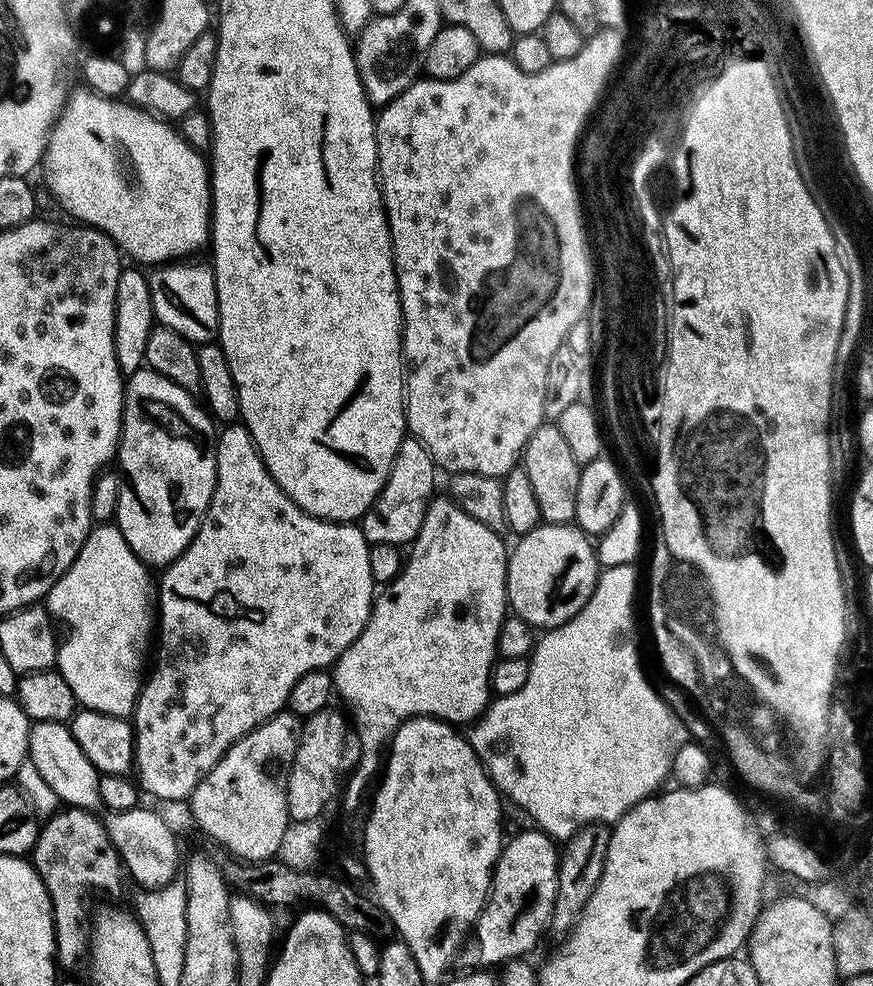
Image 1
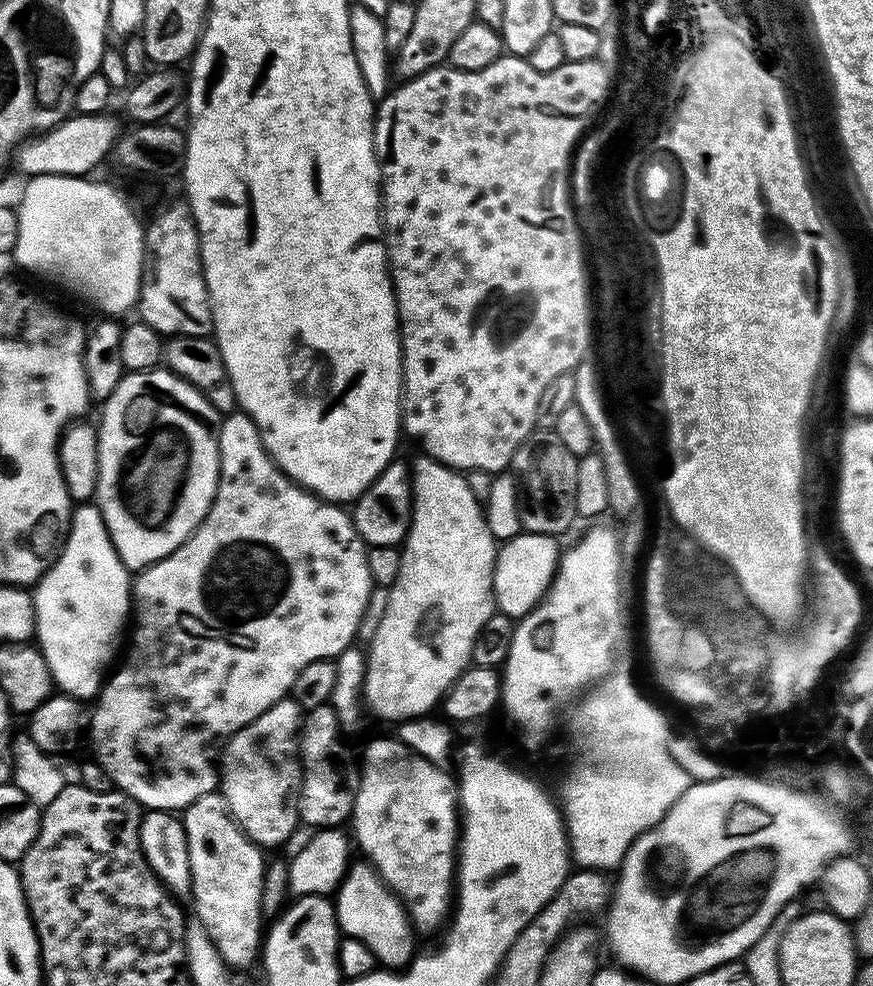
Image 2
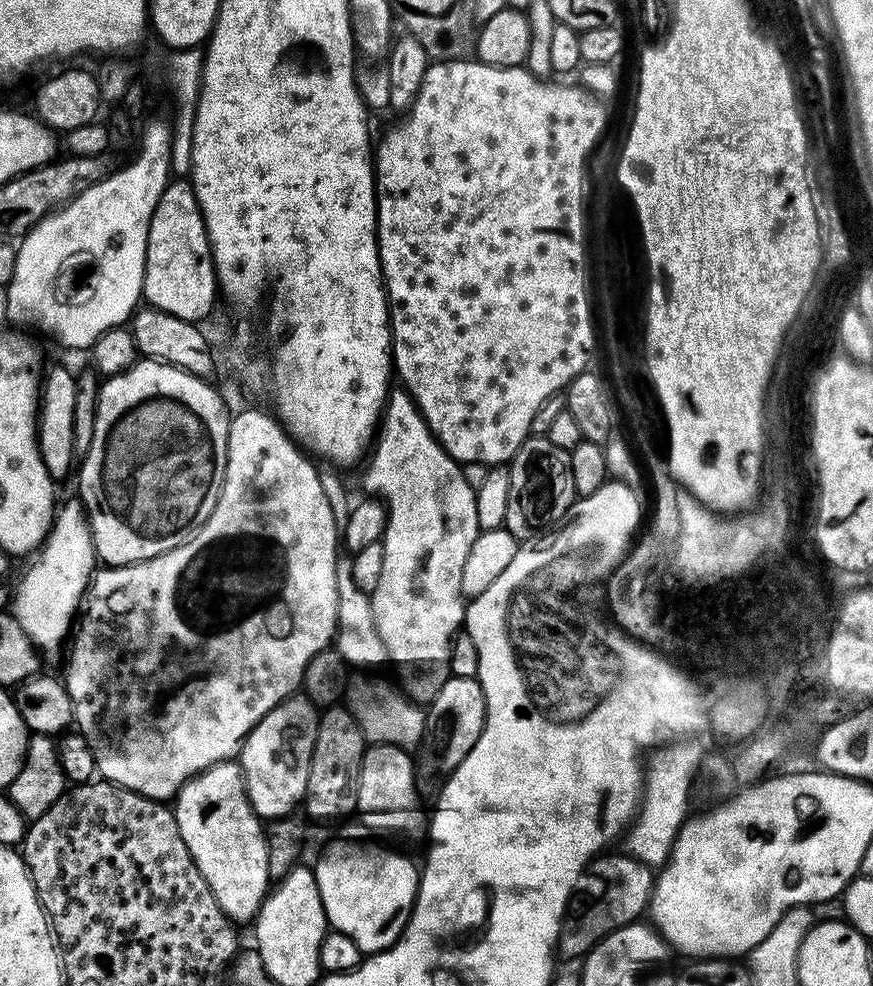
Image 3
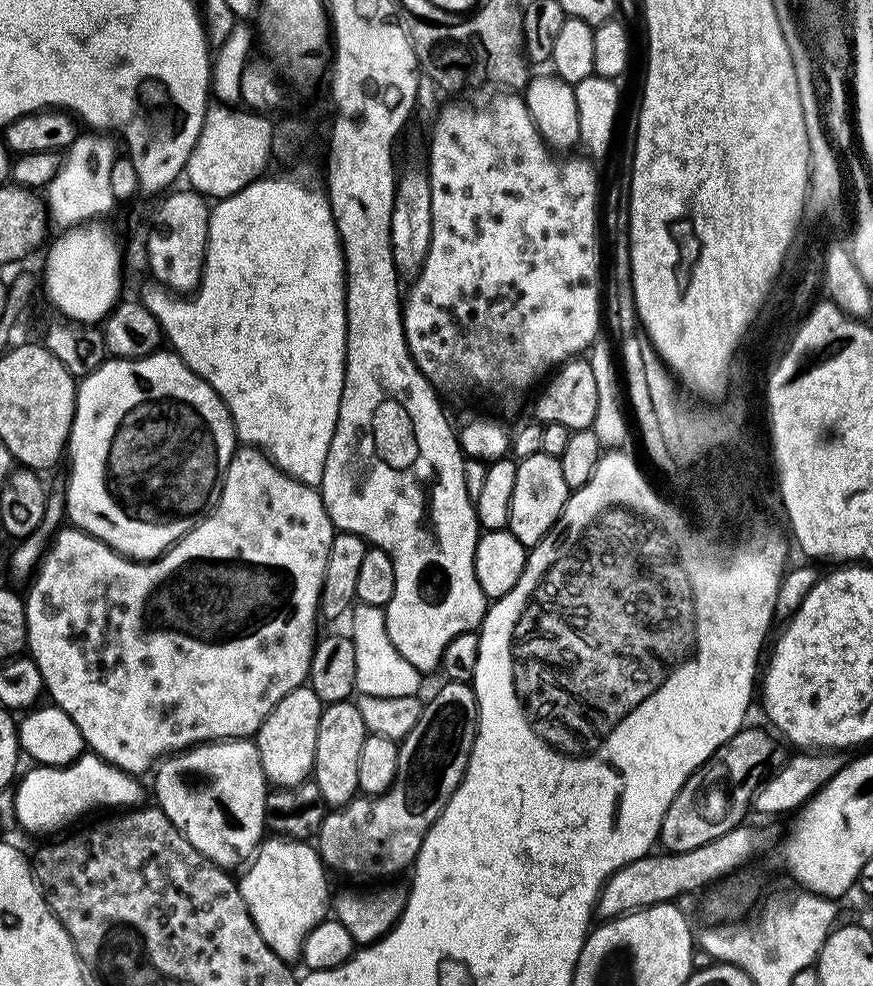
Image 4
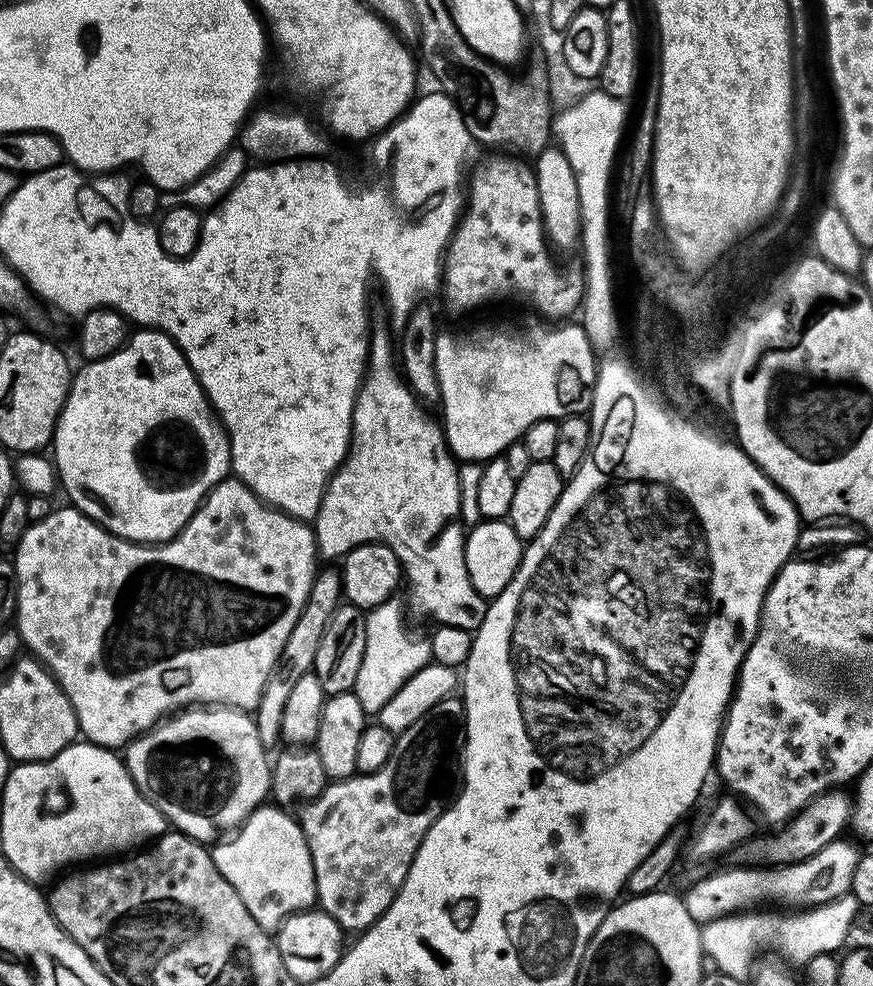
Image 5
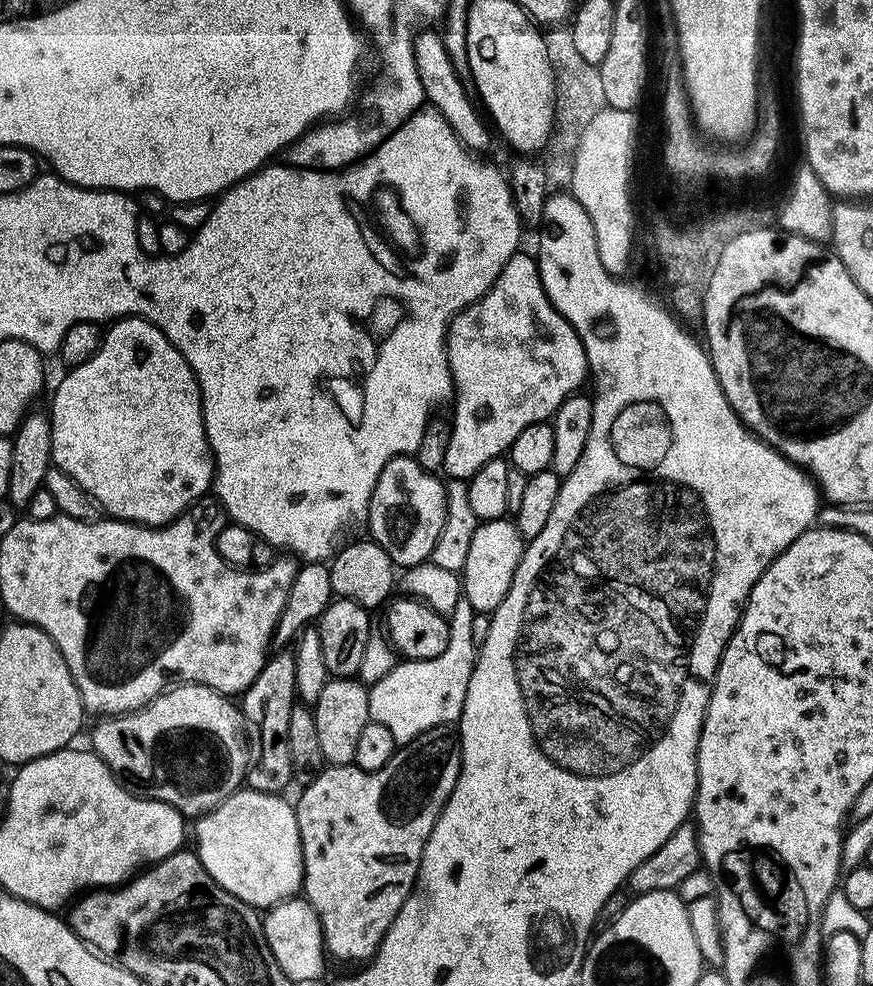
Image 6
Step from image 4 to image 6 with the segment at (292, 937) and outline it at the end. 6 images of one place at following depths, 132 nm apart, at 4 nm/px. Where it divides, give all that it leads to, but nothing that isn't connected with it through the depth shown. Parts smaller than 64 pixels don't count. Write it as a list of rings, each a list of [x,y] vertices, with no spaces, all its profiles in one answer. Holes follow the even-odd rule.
[[[244,786],[234,793],[227,796],[213,812],[207,812],[205,816],[199,817],[195,821],[196,824],[196,845],[194,851],[200,857],[200,864],[210,878],[214,878],[214,882],[218,886],[222,886],[230,894],[234,894],[234,898],[238,898],[243,904],[248,904],[257,910],[267,910],[280,904],[284,900],[293,899],[301,891],[304,883],[304,855],[302,854],[302,842],[300,841],[300,831],[298,830],[298,818],[296,817],[296,809],[291,803],[284,801],[285,797],[280,794],[271,792],[256,792],[253,788]]]

